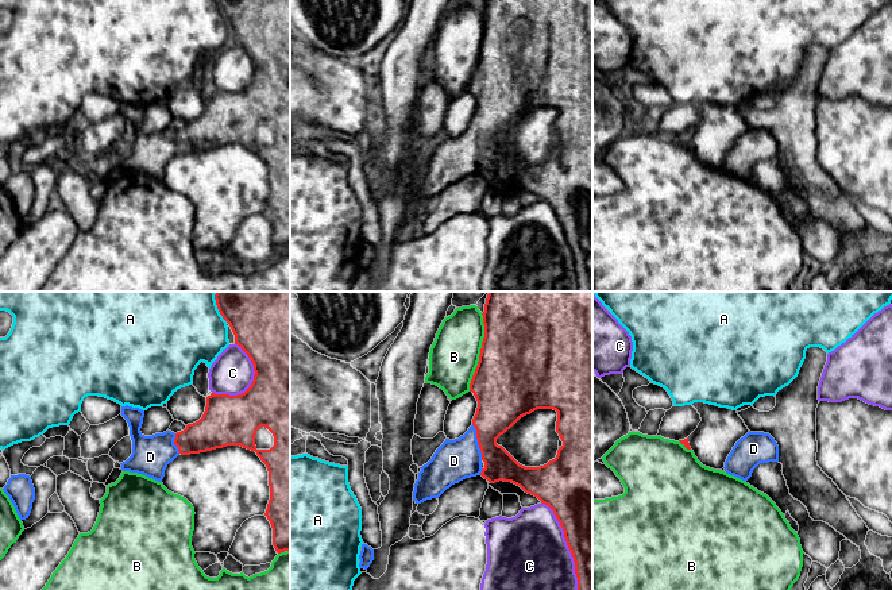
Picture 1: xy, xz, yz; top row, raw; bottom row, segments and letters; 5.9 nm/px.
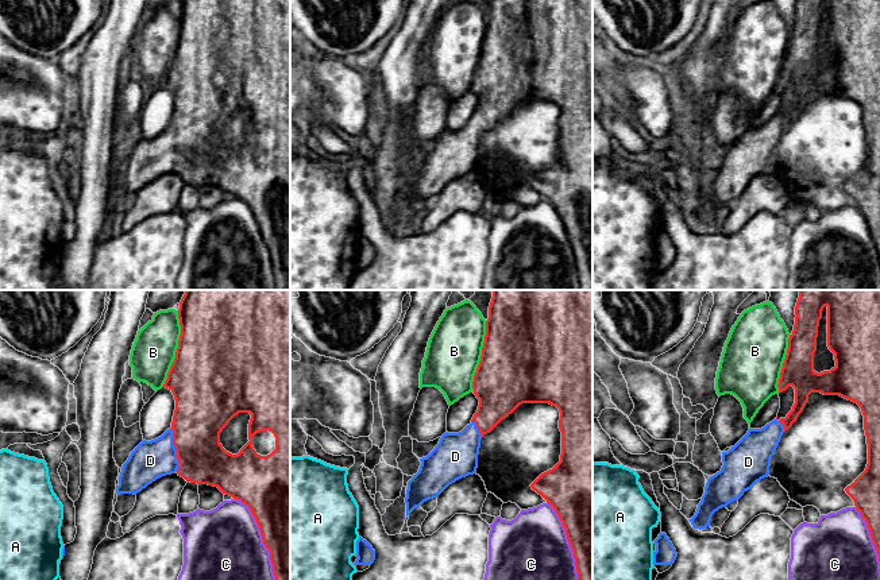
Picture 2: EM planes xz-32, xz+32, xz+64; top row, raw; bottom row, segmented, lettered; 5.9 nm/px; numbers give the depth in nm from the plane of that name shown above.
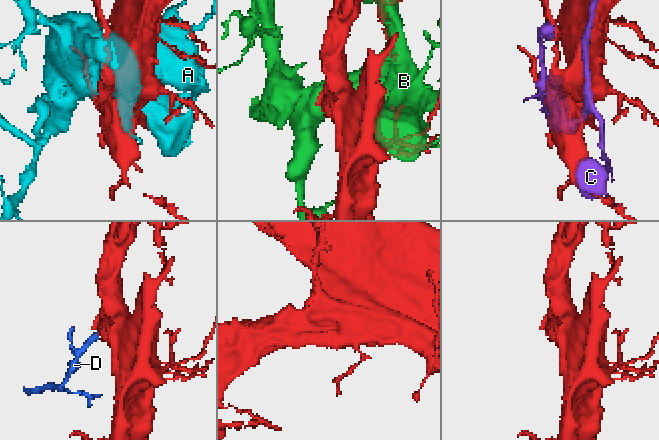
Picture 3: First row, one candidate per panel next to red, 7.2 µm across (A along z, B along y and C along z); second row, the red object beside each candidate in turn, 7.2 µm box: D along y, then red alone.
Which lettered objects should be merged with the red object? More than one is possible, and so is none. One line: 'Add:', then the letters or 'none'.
Add: D

